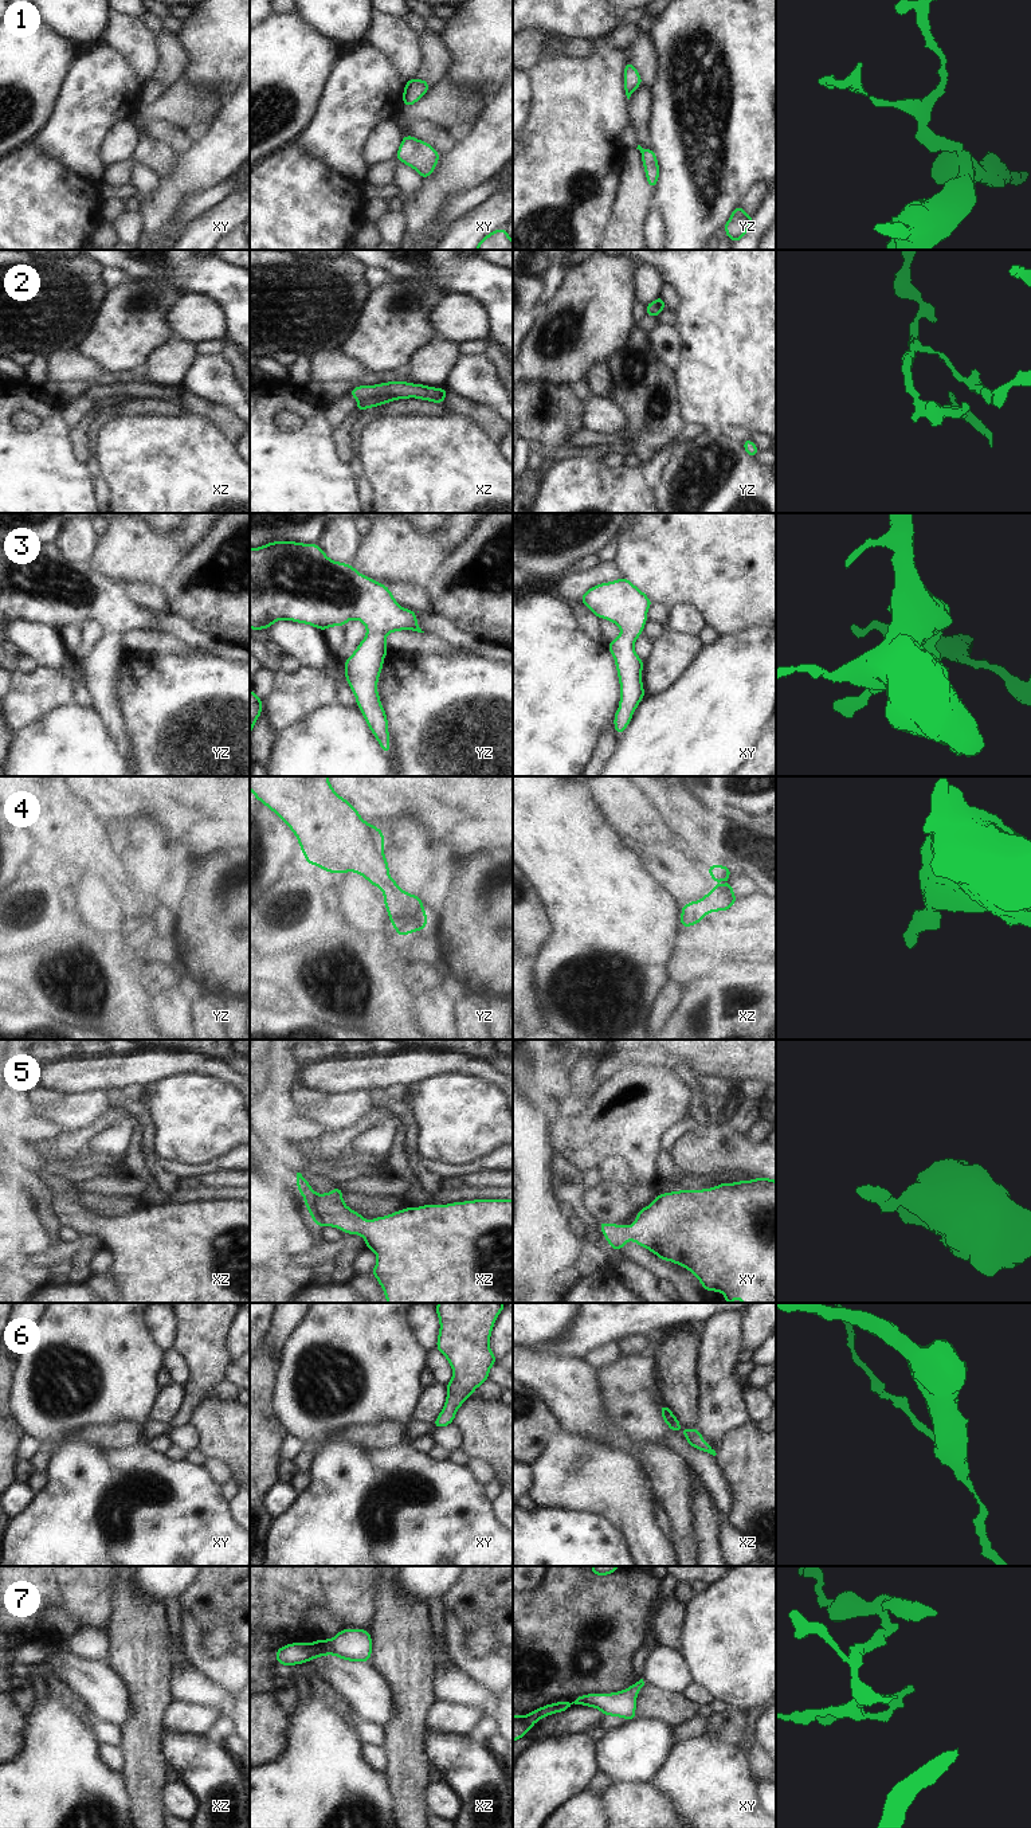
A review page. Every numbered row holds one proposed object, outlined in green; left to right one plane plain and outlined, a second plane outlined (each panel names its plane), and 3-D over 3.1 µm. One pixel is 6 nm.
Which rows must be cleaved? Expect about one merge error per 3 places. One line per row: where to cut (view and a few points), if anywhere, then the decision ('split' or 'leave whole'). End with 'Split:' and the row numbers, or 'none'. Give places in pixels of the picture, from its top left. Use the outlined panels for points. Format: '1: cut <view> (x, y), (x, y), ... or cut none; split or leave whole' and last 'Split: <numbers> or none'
1: cut none; leave whole
2: cut xz (398, 398), (387, 390), (381, 390), (360, 400); split
3: cut none; leave whole
4: cut none; leave whole
5: cut none; leave whole
6: cut none; leave whole
7: cut none; leave whole
Split: 2

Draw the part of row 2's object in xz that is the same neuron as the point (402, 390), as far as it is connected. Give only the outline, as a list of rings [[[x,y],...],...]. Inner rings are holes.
[[[389,381],[377,385],[360,385],[354,387],[348,395],[357,399],[365,399],[377,395],[381,391],[389,391],[397,399],[419,398],[435,403],[444,403],[447,387],[438,390],[435,387],[426,387],[423,384],[411,384],[407,381]]]

